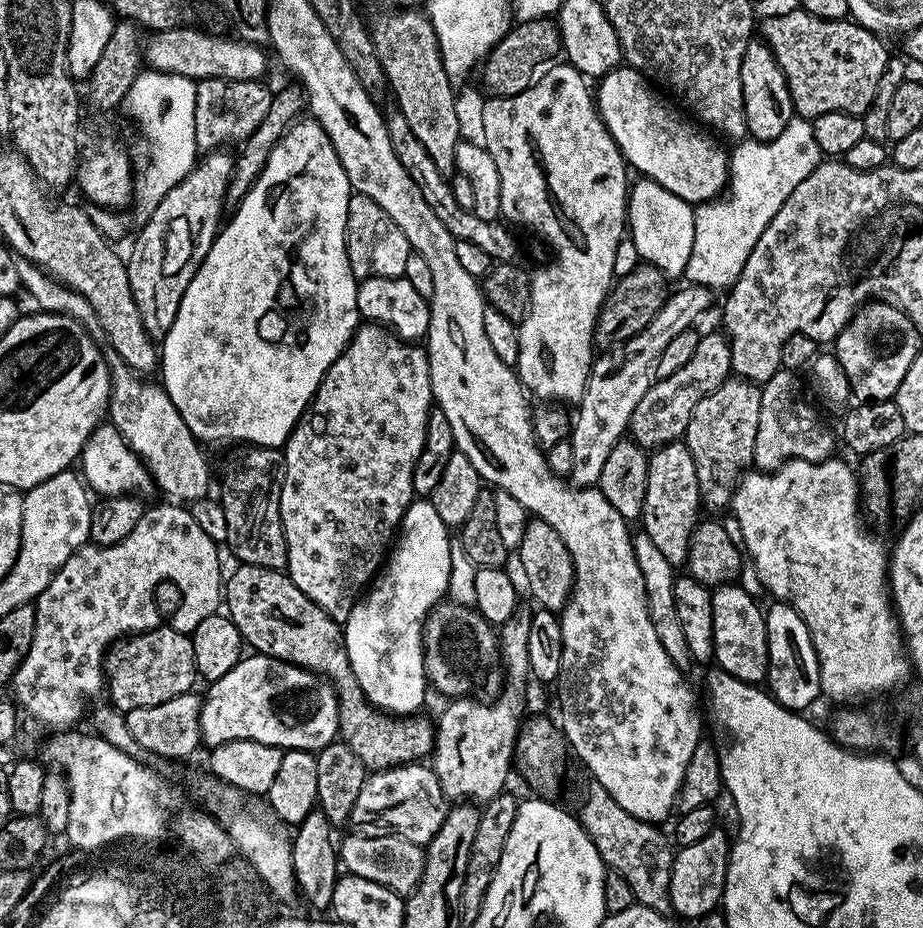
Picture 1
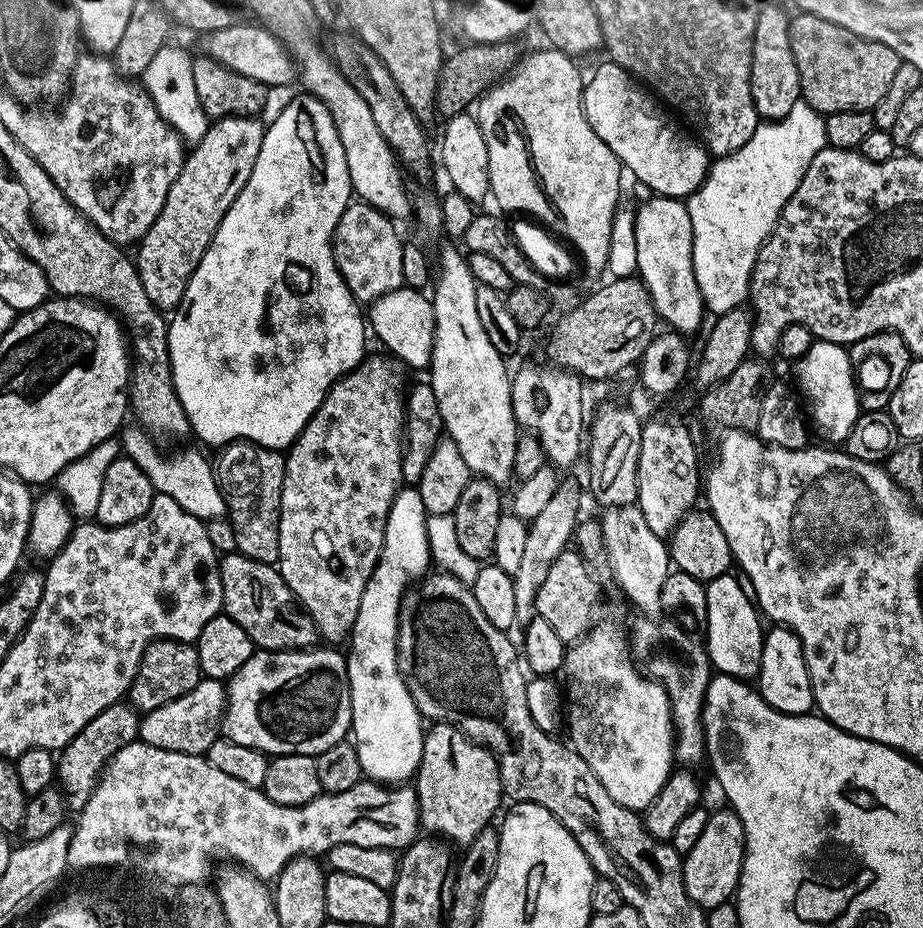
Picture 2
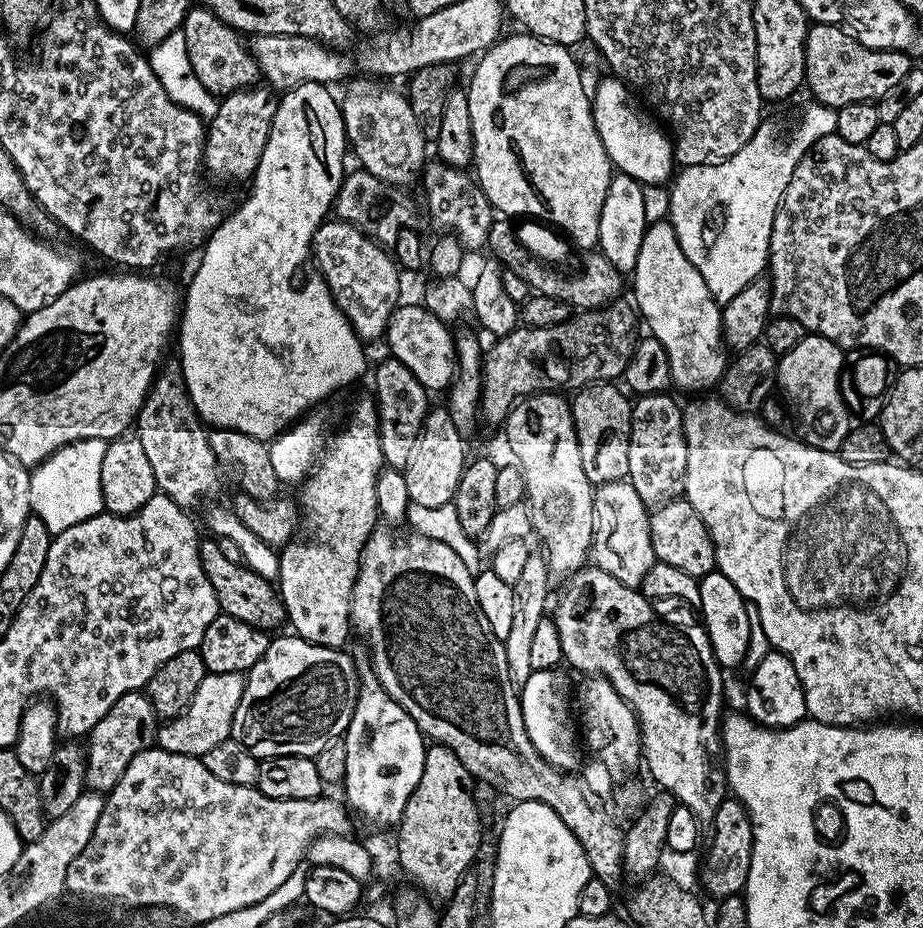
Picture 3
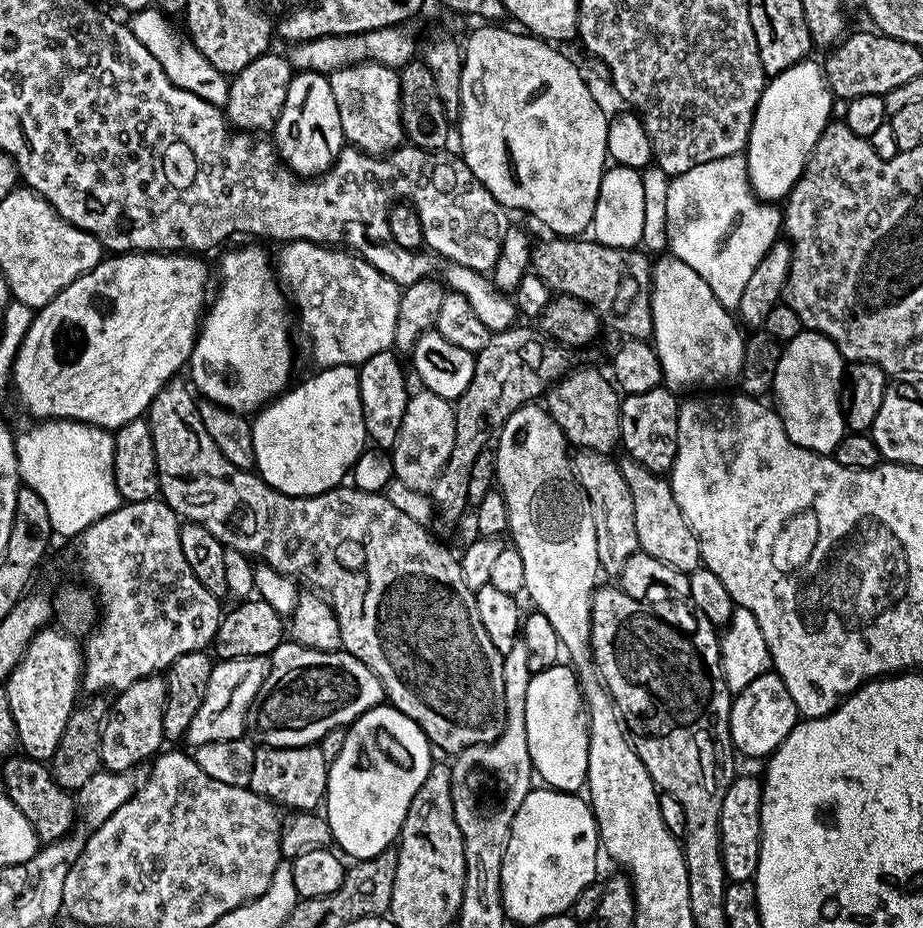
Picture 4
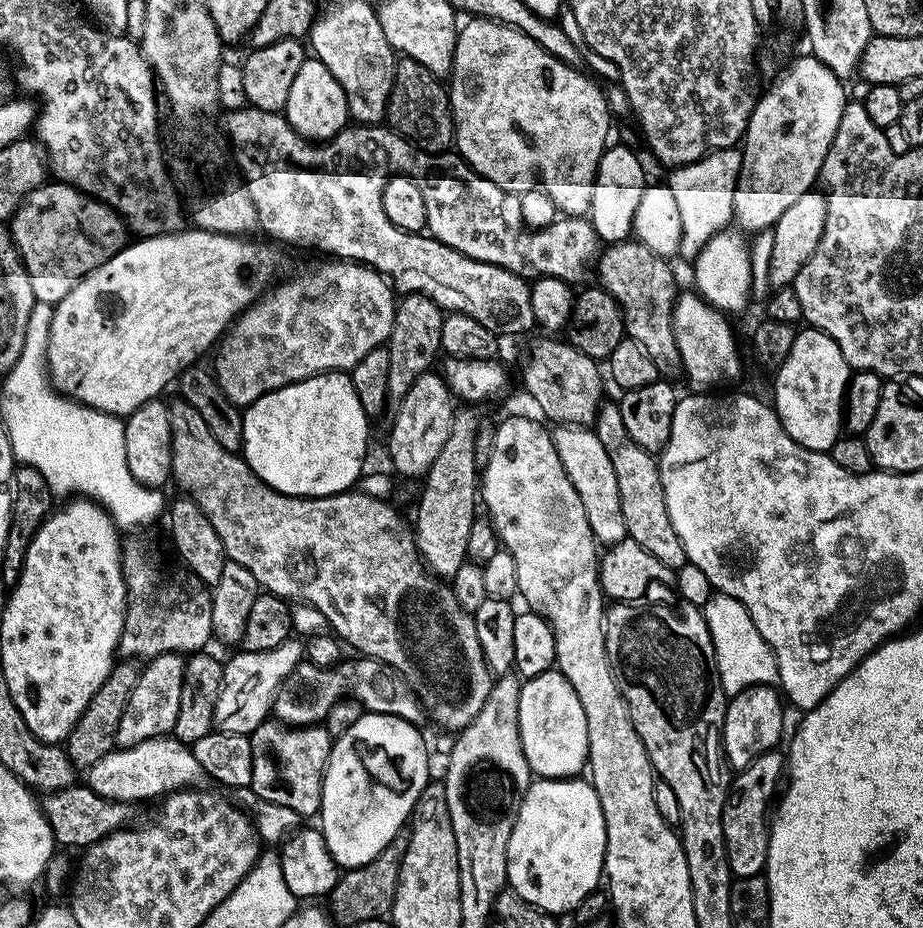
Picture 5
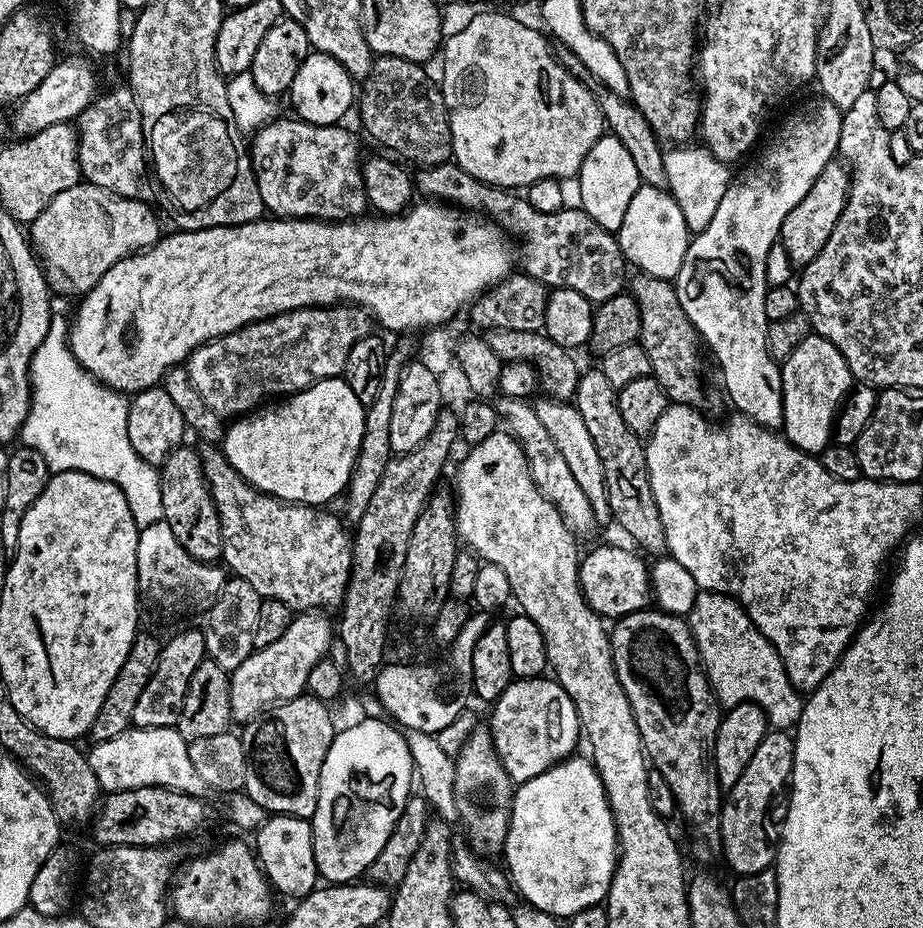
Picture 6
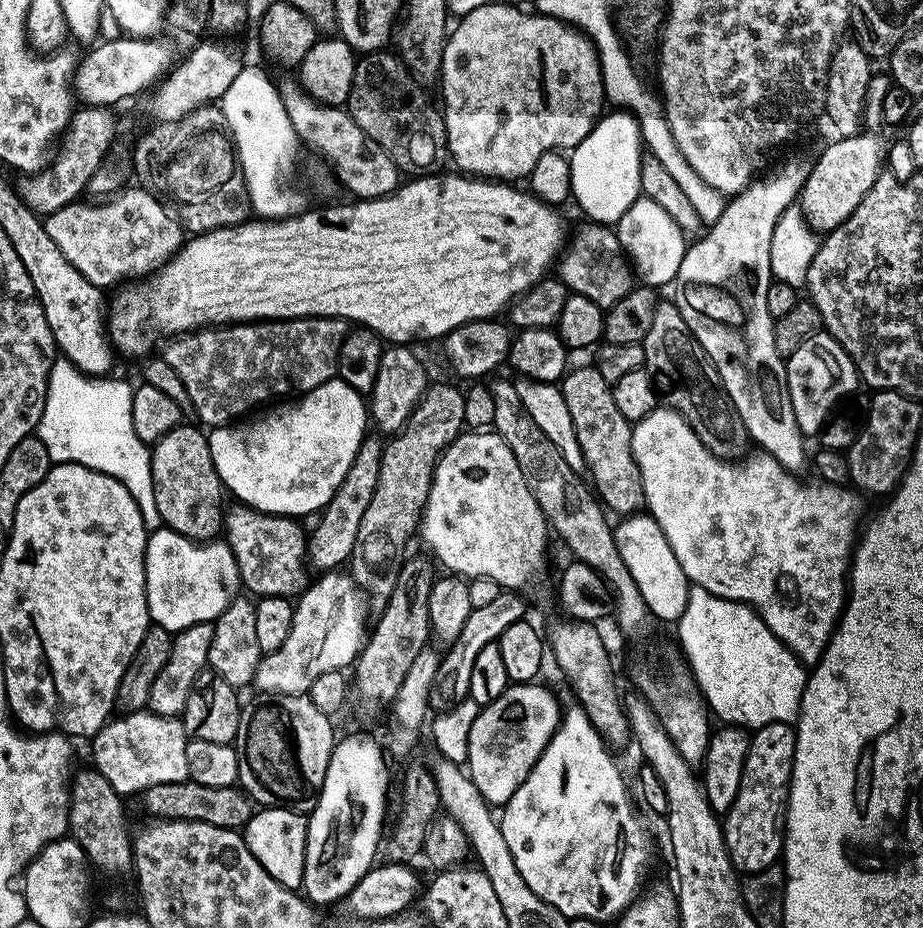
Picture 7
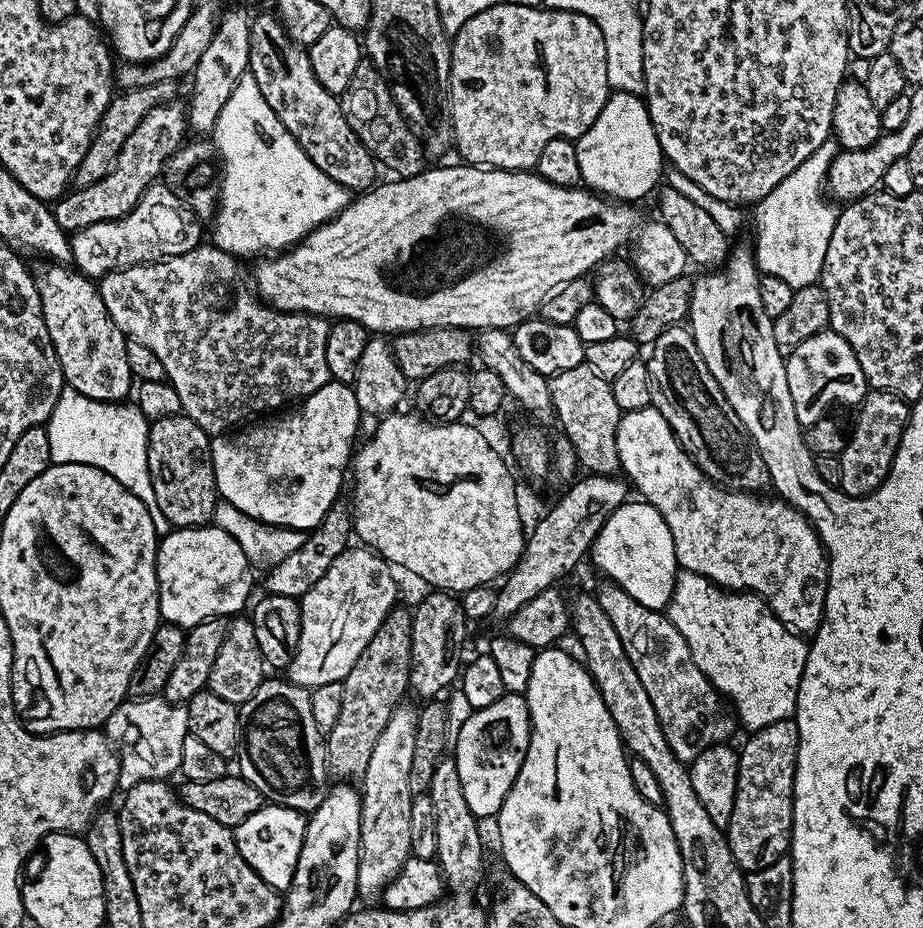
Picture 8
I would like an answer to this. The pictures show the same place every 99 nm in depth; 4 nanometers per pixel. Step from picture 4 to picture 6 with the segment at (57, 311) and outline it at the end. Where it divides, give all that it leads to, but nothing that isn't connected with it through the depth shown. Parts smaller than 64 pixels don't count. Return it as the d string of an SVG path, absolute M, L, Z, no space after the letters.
M424 202L428 204L413 203L408 211L400 213L399 216L382 216L379 214L369 215L367 218L353 218L350 220L341 220L339 222L329 222L326 220L290 220L287 218L261 218L250 222L249 224L231 224L230 226L222 226L221 228L203 228L197 232L185 232L183 230L173 231L173 236L168 234L161 235L156 243L151 244L149 248L144 249L142 252L134 252L131 256L122 258L118 262L114 262L114 266L110 266L110 270L106 270L106 274L102 274L102 278L98 278L98 282L91 288L89 292L83 293L79 297L80 305L76 308L76 317L72 320L72 329L68 332L68 344L66 340L67 351L74 354L76 361L87 370L96 380L101 380L102 383L108 387L113 388L115 392L121 394L135 394L146 390L147 388L155 388L163 381L166 373L177 366L183 365L187 361L188 355L196 348L200 348L203 344L210 343L211 340L216 340L220 336L225 336L231 332L236 332L240 328L244 328L248 324L257 324L259 320L268 320L271 316L278 316L281 312L293 312L295 308L314 308L317 306L332 306L337 302L343 302L353 306L359 306L365 312L374 317L375 323L380 324L384 328L389 328L390 331L396 332L395 334L408 334L414 329L427 330L433 325L447 325L450 318L455 312L460 312L469 307L473 300L476 300L483 292L493 288L499 280L504 280L513 271L512 268L512 248L508 245L509 237L506 235L503 228L497 226L493 221L480 217L476 214L469 214L463 210L457 211L455 207L449 206L443 202Z

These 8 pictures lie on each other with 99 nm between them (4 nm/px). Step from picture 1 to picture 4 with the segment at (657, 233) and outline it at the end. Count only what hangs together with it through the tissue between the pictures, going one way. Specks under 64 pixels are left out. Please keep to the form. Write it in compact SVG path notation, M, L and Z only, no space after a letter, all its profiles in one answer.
M664 254L652 265L652 334L651 343L654 345L662 374L662 384L668 391L677 394L700 394L705 390L716 390L719 384L727 380L735 381L742 370L742 354L744 353L745 333L738 323L737 317L729 309L714 298L714 290L686 262L676 256Z

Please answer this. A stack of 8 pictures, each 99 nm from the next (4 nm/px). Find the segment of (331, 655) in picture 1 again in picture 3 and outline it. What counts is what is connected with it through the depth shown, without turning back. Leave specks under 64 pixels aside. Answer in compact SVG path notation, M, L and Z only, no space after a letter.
M204 538L200 541L200 561L202 570L206 570L206 578L210 578L210 586L214 586L214 594L218 598L220 612L233 616L255 628L273 630L285 623L284 604L280 601L279 591L273 581L260 577L254 570L243 563L235 564L218 550L218 539Z

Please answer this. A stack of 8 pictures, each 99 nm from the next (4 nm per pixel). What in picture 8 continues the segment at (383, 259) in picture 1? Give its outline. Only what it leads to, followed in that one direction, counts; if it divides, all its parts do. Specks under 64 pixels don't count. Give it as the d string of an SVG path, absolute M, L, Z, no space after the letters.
M201 242L186 254L155 260L152 264L119 268L98 280L100 297L106 302L110 318L114 318L114 326L118 326L128 340L137 340L154 350L154 355L162 361L168 383L178 390L183 415L209 434L227 433L239 425L236 424L239 420L255 412L268 414L283 409L287 400L314 394L314 390L330 379L326 366L329 321L323 316L279 312L265 304L254 291L249 277L247 280L240 273L240 264L237 257L217 248L215 243Z

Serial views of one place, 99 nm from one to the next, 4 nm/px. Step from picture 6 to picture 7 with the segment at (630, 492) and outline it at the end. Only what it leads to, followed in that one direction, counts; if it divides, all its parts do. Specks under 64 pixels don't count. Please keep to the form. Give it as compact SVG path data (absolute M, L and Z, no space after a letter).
M594 366L575 368L573 367L564 379L559 381L558 387L562 398L566 398L570 418L574 418L574 434L578 434L578 446L584 455L584 467L587 475L592 475L591 487L609 513L617 512L617 517L620 518L639 513L645 507L644 487L640 467L638 462L634 462L632 453L632 424L626 418L622 418L622 410L618 410L618 405L614 403L612 385L606 382L606 378L602 378L602 374L598 374Z

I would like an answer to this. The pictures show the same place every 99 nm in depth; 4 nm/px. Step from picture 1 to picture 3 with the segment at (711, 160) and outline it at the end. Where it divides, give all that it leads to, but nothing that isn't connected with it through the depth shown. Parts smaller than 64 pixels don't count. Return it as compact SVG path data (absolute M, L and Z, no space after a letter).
M609 77L599 84L596 92L593 91L591 99L595 128L599 130L609 160L619 173L643 185L665 185L673 177L676 168L673 141L654 124L655 119L640 108L641 101L631 88L619 77Z

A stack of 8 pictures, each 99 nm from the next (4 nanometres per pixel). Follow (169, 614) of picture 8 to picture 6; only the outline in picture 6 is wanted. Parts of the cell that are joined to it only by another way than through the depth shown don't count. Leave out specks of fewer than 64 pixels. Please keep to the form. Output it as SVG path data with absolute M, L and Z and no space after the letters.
M164 519L153 524L145 523L141 527L138 538L138 586L141 597L147 603L149 600L154 607L172 616L180 616L199 604L204 606L212 601L225 579L225 569L219 563L203 564L190 558Z

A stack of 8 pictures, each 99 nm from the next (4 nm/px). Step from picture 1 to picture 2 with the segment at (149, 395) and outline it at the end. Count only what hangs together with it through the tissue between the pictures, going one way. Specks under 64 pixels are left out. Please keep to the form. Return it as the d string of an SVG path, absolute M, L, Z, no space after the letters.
M136 424L127 428L120 434L121 449L150 478L155 493L174 498L187 513L205 522L223 519L227 515L225 499L217 485L215 467L202 453L190 448L180 451L178 456L163 456L158 451L157 441L143 428Z

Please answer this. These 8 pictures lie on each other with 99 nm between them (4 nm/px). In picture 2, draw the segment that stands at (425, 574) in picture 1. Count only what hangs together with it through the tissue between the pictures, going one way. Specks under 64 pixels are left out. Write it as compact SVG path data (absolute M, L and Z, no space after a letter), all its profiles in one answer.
M414 486L401 487L391 504L390 514L387 515L380 560L372 571L370 582L366 582L366 590L358 606L358 618L354 622L350 637L352 649L346 652L352 699L350 736L358 750L360 771L367 779L389 786L403 785L415 777L416 770L420 767L424 745L425 729L420 728L422 717L396 661L396 627L400 624L400 602L404 599L406 589L413 583L412 576L420 578L429 571L428 564L430 565L432 554L427 538L428 517L419 489Z

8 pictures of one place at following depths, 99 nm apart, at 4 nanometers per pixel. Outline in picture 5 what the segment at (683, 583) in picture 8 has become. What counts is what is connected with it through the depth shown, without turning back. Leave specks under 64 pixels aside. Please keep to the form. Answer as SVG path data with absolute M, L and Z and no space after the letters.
M716 592L702 605L702 618L710 630L718 678L722 682L725 697L734 697L750 686L775 685L779 681L776 655L772 653L766 638L758 634L758 626L754 626L754 618L750 618L742 602L724 592Z

